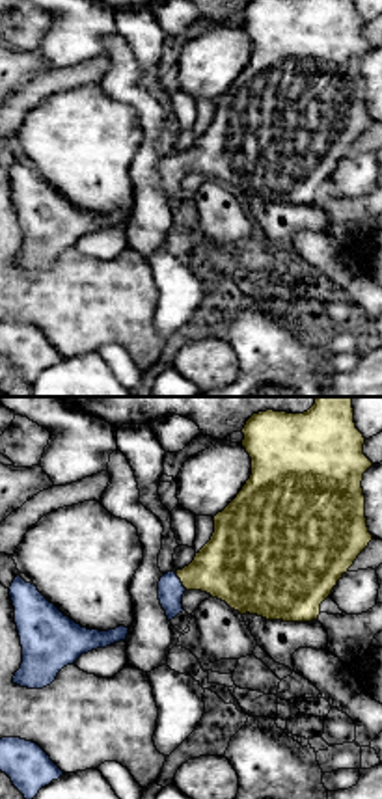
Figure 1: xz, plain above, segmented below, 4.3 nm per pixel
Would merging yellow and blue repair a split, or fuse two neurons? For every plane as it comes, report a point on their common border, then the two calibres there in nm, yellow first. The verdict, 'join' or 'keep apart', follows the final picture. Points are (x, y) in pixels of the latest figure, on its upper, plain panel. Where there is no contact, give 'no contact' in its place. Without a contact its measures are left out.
(181, 164) | 320/110 nm

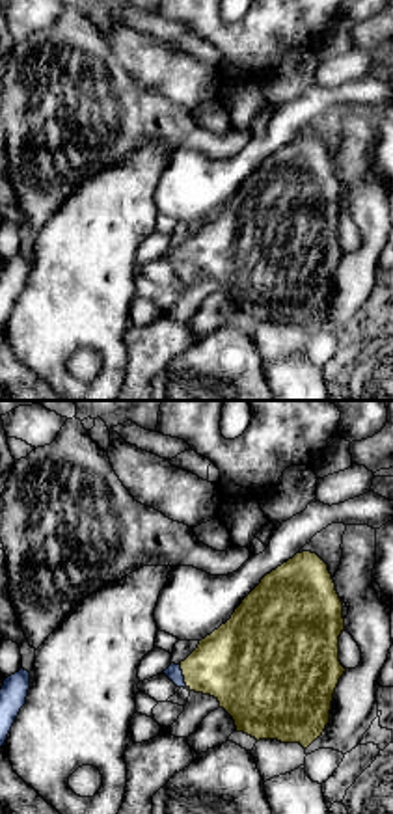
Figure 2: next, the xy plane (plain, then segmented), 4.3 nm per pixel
(183, 257) | 360/70 nm

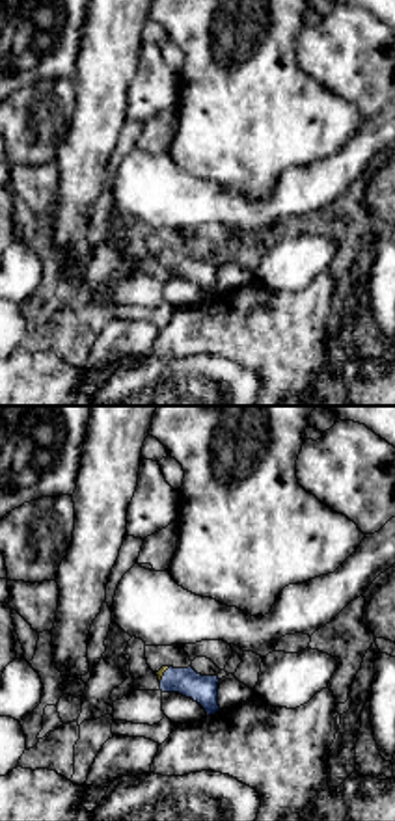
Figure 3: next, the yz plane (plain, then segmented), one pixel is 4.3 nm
(163, 257) | 30/130 nm

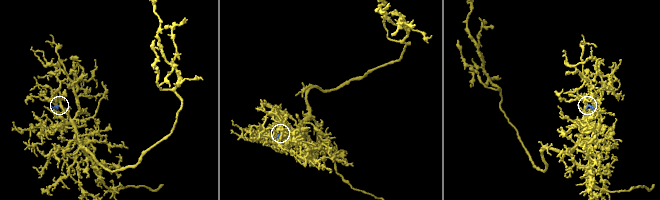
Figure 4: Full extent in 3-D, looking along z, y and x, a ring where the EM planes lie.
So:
join

